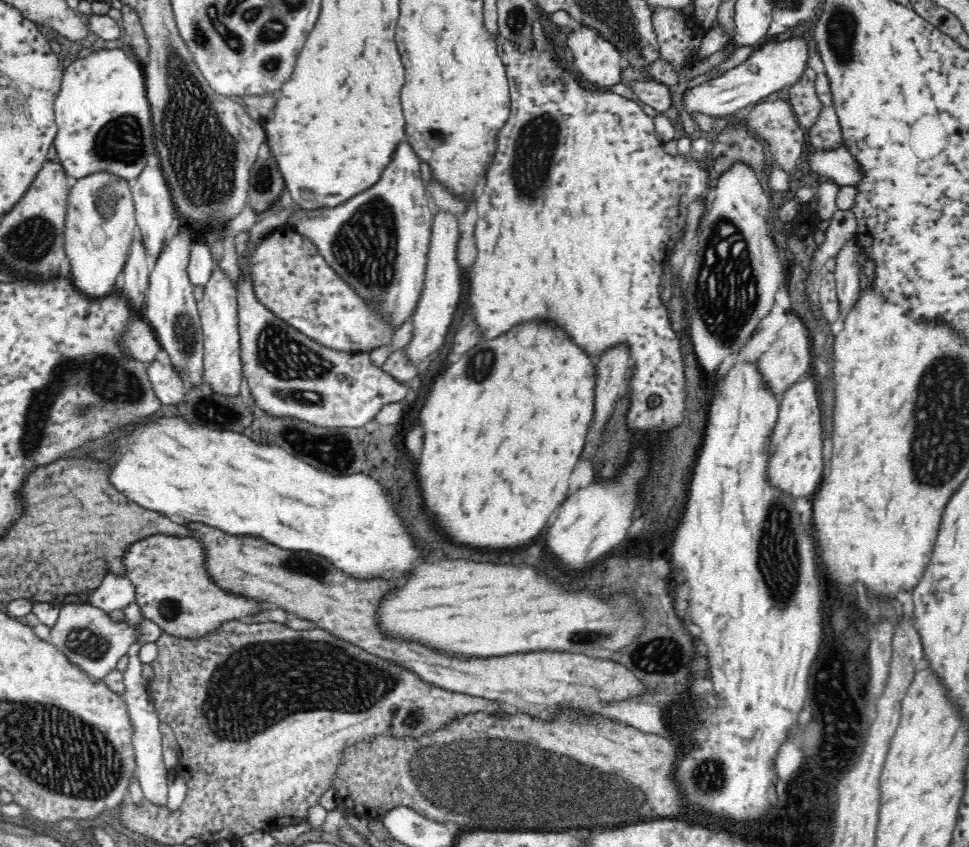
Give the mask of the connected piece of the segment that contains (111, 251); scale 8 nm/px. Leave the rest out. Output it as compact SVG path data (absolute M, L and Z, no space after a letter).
M92 171L77 178L76 184L69 188L65 214L65 253L71 261L69 274L74 285L93 298L102 298L115 289L116 278L134 240L137 220L128 181L110 171Z

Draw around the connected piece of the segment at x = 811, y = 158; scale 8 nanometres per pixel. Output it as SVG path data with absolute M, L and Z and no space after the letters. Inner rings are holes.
M846 146L836 150L815 149L808 156L808 164L816 178L834 179L840 186L858 189L864 180L862 165Z

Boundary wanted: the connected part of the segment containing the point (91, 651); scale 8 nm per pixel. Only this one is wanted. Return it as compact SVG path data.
M70 603L59 606L58 618L50 627L49 639L70 662L82 667L93 679L104 679L117 666L118 659L129 650L134 639L156 642L163 630L151 620L145 619L140 630L132 630L127 622L116 622L109 613L88 603Z

